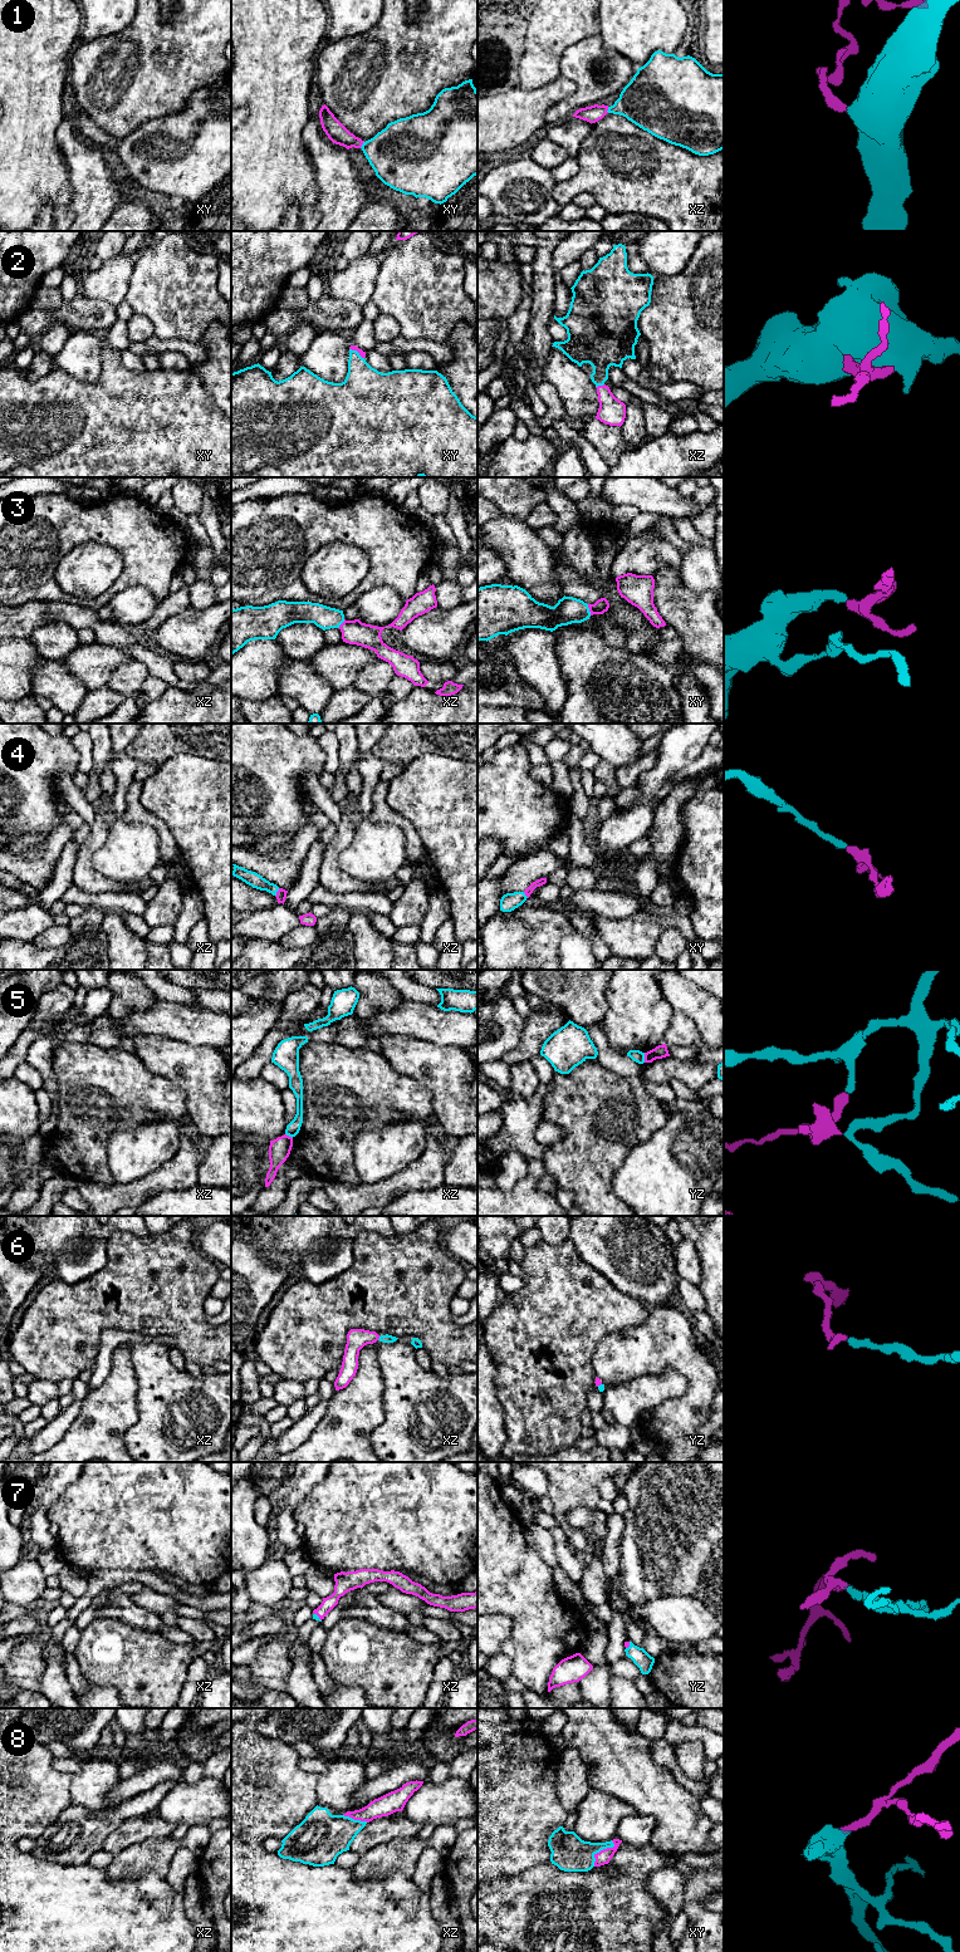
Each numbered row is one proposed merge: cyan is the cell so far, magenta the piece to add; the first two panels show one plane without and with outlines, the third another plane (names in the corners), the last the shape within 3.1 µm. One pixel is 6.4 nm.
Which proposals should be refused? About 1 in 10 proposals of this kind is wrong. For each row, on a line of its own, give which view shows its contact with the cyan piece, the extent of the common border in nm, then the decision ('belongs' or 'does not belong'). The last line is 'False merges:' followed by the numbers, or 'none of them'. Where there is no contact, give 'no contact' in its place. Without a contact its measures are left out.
1: meets cyan in xy; contact 50 nm long; belongs
2: meets cyan in xz; contact 60 nm long; belongs
3: meets cyan in xy; contact 80 nm long; belongs
4: meets cyan in xz; contact 60 nm long; belongs
5: meets cyan in yz; contact 60 nm long; does not belong
6: meets cyan in xz; contact 30 nm long; belongs
7: meets cyan in xz; contact 70 nm long; belongs
8: meets cyan in xy; contact 200 nm long; belongs
False merges: 5

